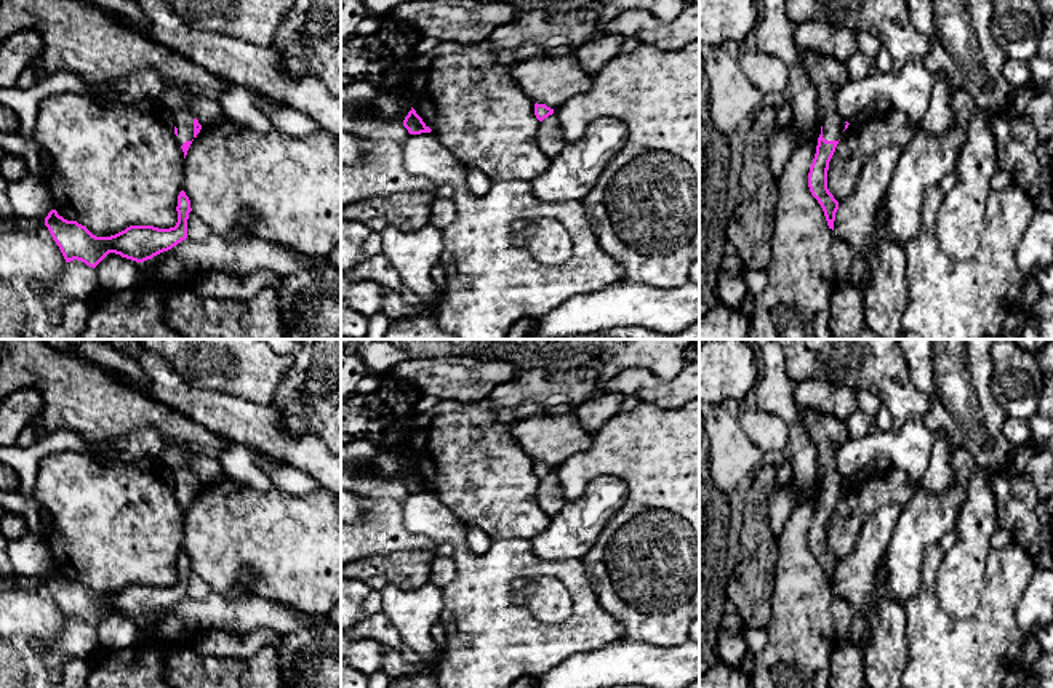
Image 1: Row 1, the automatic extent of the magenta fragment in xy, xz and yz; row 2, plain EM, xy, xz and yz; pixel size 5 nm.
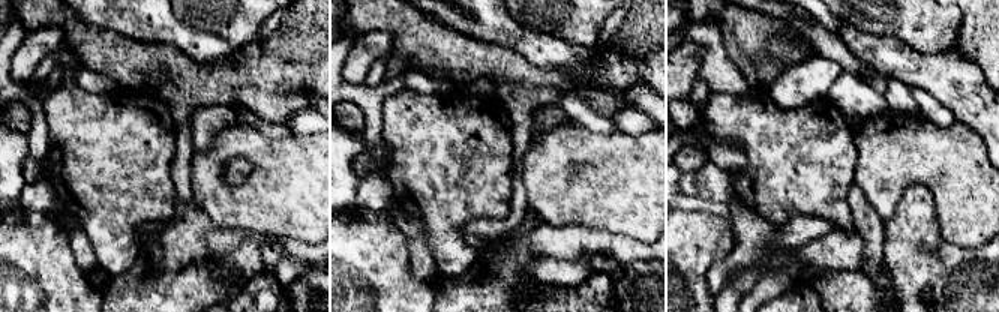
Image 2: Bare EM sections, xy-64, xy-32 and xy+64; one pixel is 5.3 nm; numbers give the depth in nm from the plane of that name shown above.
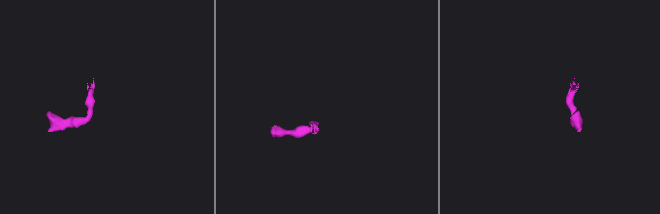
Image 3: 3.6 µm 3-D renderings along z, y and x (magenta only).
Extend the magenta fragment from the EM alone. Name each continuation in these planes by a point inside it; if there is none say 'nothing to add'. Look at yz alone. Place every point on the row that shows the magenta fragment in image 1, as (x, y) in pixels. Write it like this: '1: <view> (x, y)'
1: yz (828, 76)

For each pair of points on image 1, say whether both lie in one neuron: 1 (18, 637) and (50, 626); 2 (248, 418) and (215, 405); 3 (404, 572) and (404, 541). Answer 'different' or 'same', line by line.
1: same
2: same
3: different

